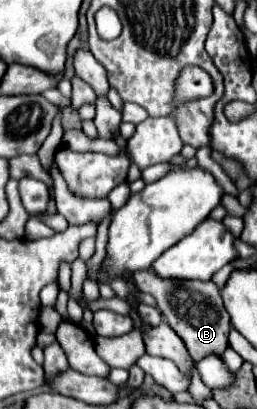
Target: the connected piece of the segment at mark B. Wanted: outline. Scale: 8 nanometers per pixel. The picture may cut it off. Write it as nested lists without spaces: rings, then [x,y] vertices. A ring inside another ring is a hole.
[[[152,269],[136,271],[134,281],[136,281],[136,287],[140,291],[150,293],[156,299],[168,325],[184,341],[184,345],[188,347],[188,353],[194,361],[200,361],[206,355],[222,355],[224,353],[224,349],[228,347],[230,315],[224,309],[220,291],[212,281],[208,281],[208,283],[200,283],[200,281],[184,283],[182,279],[160,279]]]

